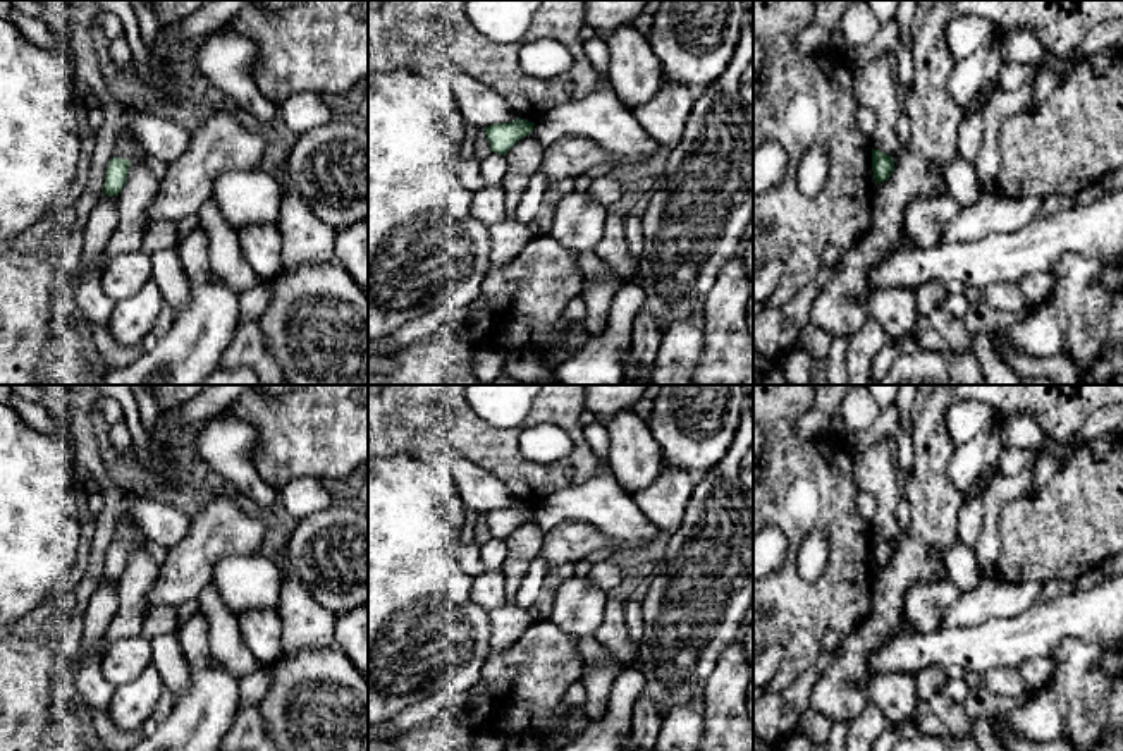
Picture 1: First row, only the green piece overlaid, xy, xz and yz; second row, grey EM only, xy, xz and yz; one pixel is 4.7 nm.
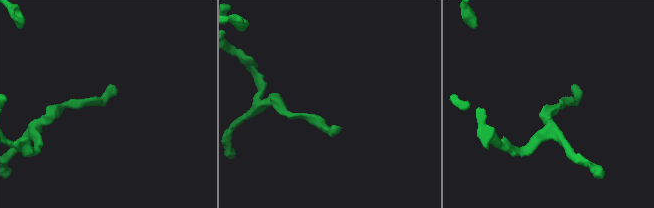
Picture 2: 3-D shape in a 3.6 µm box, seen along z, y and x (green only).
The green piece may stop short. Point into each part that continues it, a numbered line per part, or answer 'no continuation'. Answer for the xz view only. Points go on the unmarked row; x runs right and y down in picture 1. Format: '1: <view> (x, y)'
no continuation

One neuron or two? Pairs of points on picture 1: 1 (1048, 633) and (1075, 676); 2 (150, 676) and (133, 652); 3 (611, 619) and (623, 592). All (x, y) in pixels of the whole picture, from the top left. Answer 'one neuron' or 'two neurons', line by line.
1: two neurons
2: two neurons
3: two neurons

